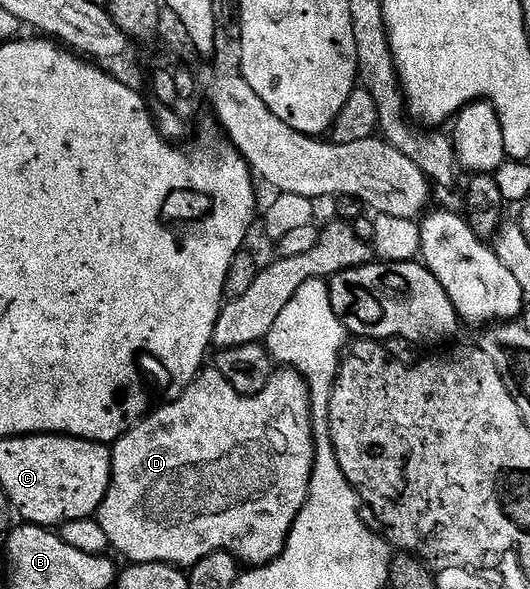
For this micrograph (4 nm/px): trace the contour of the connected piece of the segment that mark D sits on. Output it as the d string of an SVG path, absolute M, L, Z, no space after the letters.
M213 367L200 372L188 389L178 394L176 401L163 405L159 410L148 412L143 420L130 429L111 449L111 486L101 503L97 520L105 527L105 535L109 535L109 546L120 558L128 557L131 563L169 563L180 567L197 564L205 555L224 549L232 553L244 566L258 567L270 565L287 545L287 536L301 511L305 507L309 495L309 483L315 466L315 440L313 439L313 423L311 422L311 396L305 379L295 369L279 367L272 372L265 391L252 397L242 397Z

